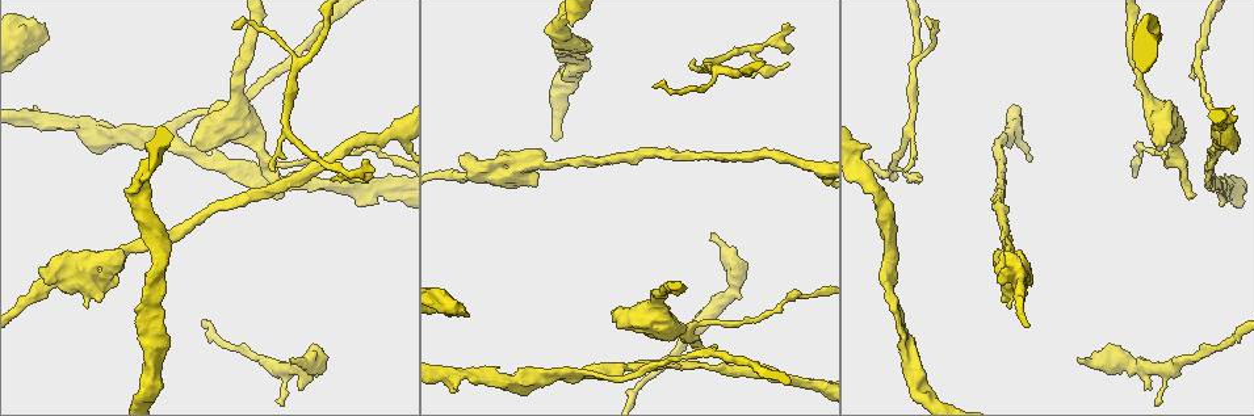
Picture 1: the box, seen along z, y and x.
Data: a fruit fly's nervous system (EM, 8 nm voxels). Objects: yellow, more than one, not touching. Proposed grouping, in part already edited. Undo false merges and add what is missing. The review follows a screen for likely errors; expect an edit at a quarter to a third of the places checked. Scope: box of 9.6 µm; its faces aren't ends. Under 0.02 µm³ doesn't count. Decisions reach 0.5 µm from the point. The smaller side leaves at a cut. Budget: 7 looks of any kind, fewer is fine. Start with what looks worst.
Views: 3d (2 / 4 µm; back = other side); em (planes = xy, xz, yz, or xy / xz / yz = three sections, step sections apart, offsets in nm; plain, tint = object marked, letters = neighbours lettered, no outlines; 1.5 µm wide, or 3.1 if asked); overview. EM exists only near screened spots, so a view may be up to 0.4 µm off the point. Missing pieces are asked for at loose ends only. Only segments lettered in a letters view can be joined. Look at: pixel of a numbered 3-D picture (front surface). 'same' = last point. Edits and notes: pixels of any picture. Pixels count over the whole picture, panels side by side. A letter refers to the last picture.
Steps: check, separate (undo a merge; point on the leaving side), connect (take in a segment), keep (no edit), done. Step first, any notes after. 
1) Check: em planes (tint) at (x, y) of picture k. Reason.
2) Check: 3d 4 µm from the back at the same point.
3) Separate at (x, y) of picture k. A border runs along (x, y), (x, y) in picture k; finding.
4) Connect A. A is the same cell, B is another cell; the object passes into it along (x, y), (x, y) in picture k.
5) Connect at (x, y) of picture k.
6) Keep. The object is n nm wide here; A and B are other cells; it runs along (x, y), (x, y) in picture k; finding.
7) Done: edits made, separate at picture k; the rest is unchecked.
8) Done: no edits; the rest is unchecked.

Check: em xy step 8 (tint) at (467, 313) of picture 1. Stops while still wide.

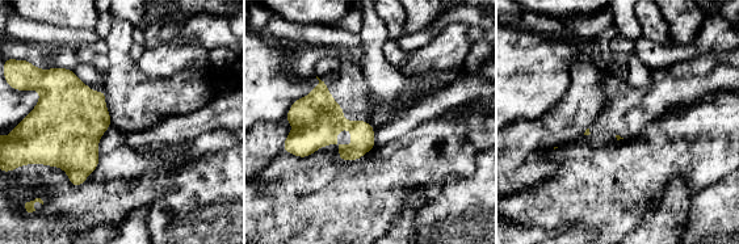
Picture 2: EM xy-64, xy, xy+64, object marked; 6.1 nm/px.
Check: em planes (letters) at the same point.

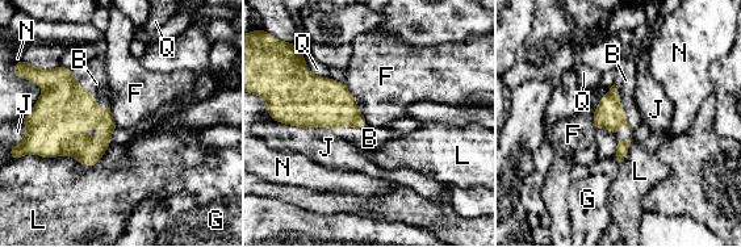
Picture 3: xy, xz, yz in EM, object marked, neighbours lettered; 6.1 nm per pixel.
Connect B. The longest contact is with L, 420 nm; B is the same cell, F, G, J, L, N and Q are other cells; the neuron continues.

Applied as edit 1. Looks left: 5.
Check: 3d 4 µm at (1080, 360) of picture 1. Branch stops here.

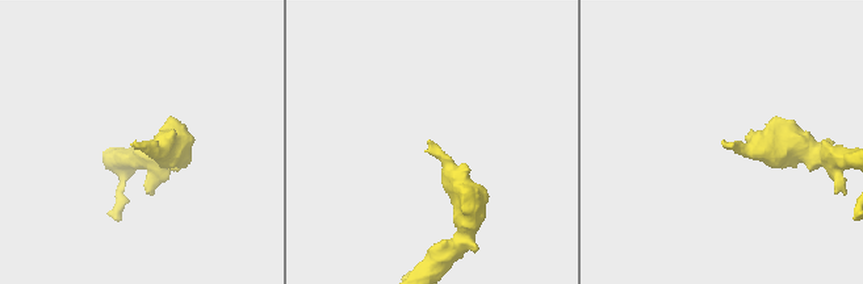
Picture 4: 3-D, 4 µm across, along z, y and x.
Check: em planes (letters) at (134, 143) of picture 4. Now the EM.

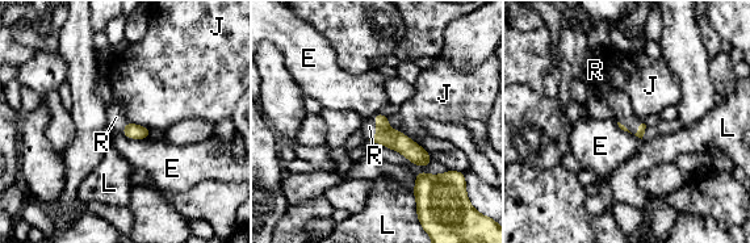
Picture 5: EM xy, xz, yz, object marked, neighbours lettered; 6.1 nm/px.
Connect R. The longest contact is with J, 260 nm; R is the same cell, E, J and L are other cells; the neuron continues.

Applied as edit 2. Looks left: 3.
Check: 3d 2 µm from the back at (933, 26) of picture 1. Tapers out.

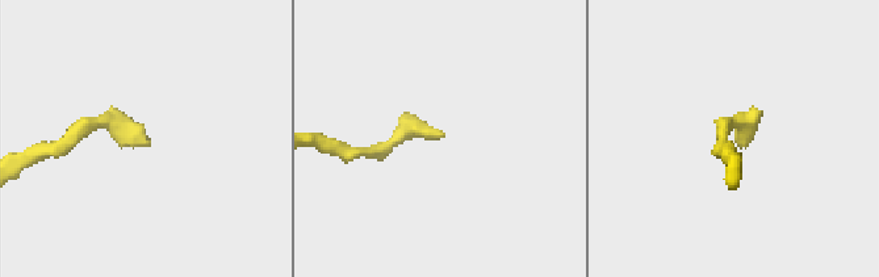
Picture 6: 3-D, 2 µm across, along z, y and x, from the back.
Check: em planes (letters) at (738, 144) of picture 6.

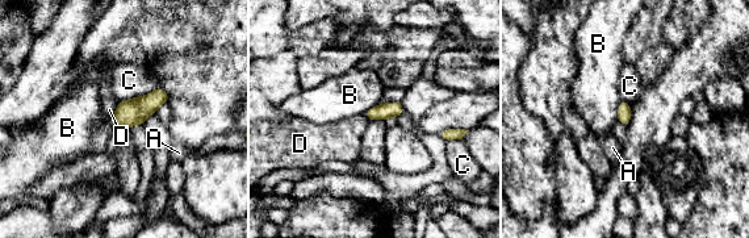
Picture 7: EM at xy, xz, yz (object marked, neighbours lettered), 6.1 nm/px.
Keep. A, B, C and D are other cells; a border runs along (620, 99), (616, 120) in picture 7; no lettered segment goes on from it.

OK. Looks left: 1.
Done: edits made, connect at picture 3, connect at picture 5; the rest is unchecked.

